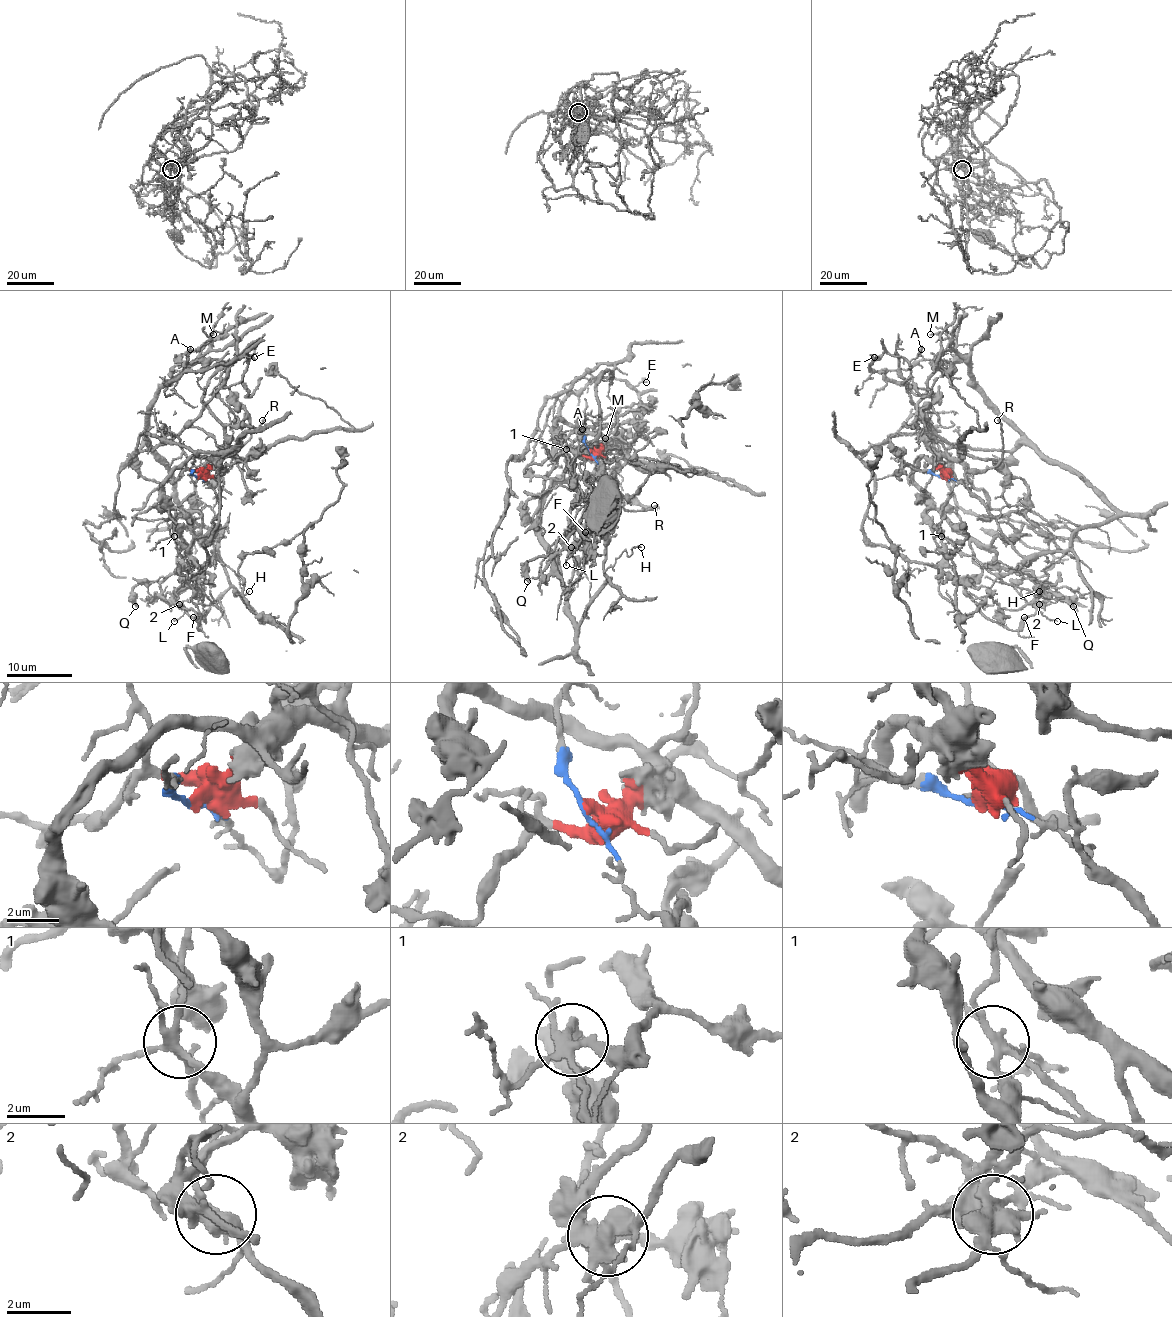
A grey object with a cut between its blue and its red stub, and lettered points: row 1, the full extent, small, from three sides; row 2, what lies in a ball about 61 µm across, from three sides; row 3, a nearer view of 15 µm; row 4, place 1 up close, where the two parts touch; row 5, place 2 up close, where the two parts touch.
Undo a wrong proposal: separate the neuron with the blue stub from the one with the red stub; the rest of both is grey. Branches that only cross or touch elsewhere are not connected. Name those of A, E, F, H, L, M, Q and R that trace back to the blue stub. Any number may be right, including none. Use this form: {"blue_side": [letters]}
{"blue_side": ["H", "R"]}

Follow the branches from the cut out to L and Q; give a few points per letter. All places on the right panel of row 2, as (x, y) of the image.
L: (942, 477), (926, 457), (913, 472), (914, 485), (997, 561), (1031, 572), (1039, 610), (1057, 621)
Q: (942, 477), (926, 457), (913, 472), (914, 485), (955, 524), (987, 546), (997, 561), (1049, 582), (1074, 607)

